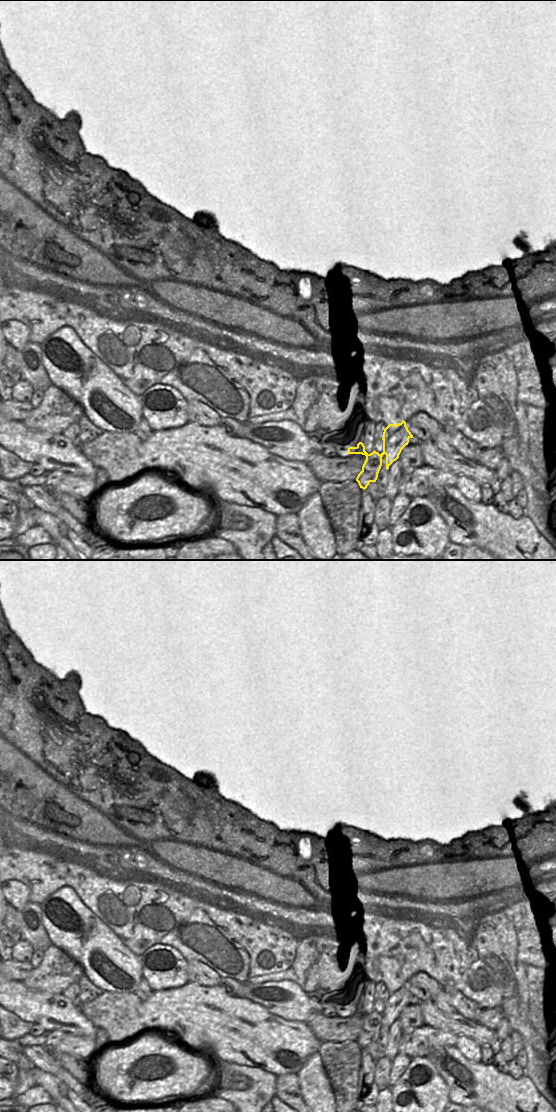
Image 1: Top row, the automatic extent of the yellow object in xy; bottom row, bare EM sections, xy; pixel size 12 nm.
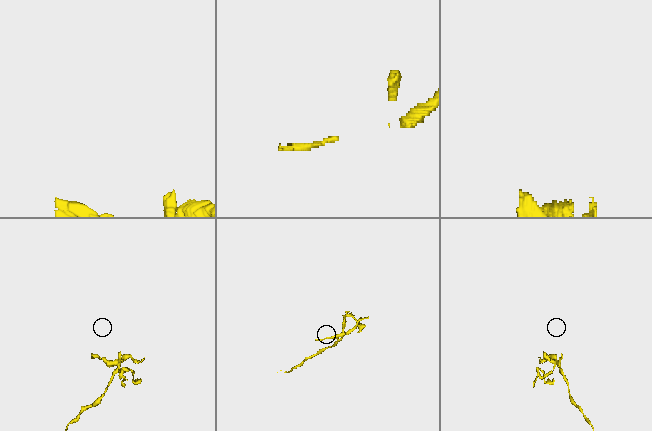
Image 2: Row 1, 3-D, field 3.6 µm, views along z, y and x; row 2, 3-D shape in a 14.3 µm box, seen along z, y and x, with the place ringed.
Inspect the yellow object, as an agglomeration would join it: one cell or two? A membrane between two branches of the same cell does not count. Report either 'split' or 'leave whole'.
split

